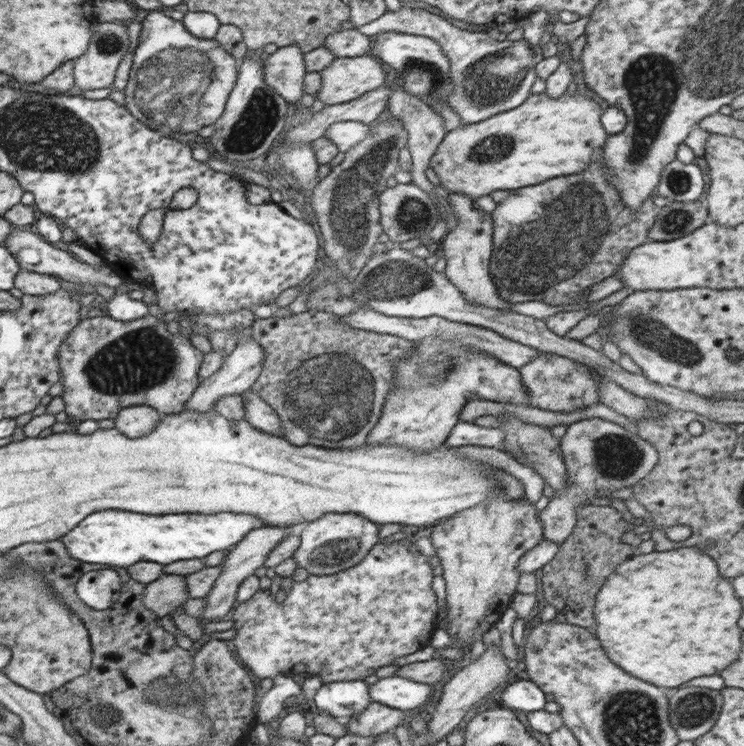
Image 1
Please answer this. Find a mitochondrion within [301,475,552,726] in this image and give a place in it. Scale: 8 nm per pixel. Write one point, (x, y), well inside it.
(344, 547)

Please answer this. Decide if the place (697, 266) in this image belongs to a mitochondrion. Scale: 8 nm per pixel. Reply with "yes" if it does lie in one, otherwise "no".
no

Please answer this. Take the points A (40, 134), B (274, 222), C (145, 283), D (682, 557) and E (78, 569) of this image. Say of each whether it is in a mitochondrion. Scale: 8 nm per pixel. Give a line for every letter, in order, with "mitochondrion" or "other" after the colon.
A: mitochondrion
B: other
C: other
D: other
E: other

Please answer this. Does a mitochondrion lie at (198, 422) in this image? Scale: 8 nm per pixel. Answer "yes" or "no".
no

